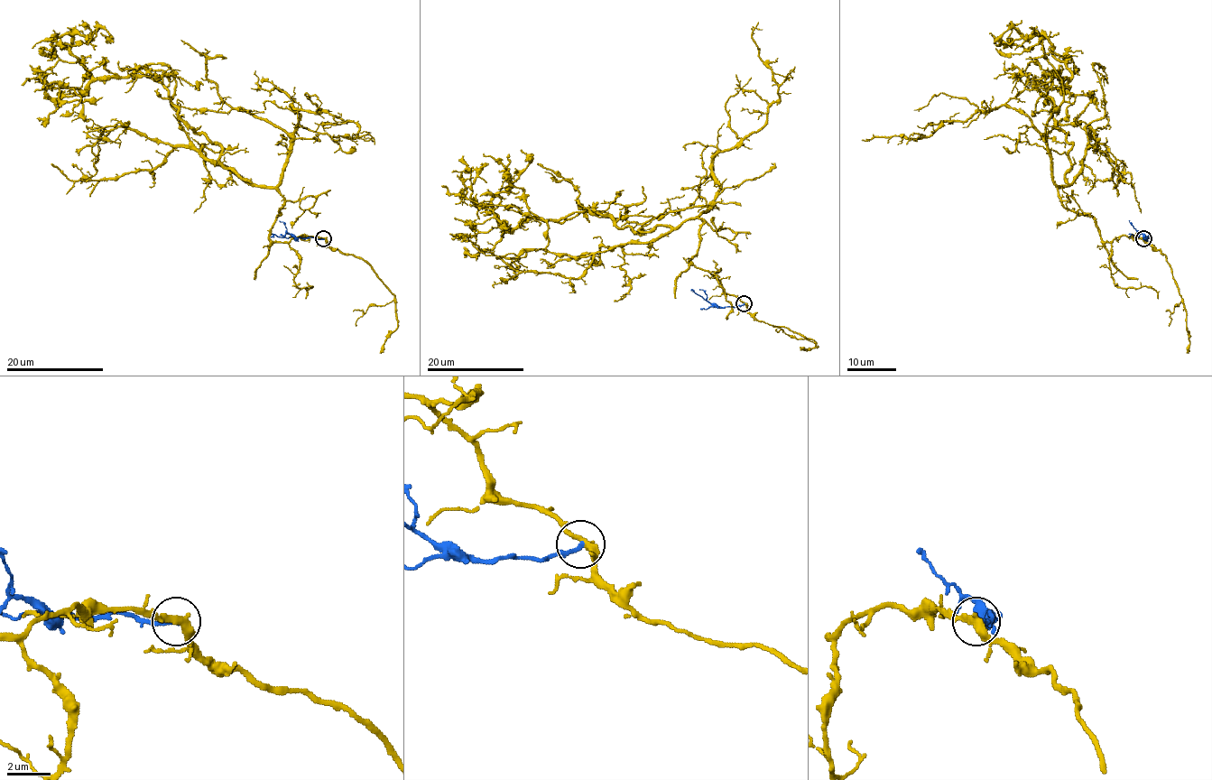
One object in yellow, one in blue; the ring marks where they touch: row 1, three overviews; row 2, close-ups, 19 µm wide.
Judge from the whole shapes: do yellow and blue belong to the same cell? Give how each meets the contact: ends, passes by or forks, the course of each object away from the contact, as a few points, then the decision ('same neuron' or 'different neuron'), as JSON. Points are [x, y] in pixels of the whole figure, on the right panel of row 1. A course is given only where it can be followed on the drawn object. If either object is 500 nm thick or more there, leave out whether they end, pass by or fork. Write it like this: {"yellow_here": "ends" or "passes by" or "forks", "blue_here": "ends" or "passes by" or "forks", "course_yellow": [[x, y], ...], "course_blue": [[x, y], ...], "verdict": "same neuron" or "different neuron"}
{"yellow_here": "passes by", "blue_here": "ends", "course_yellow": [[1142, 239], [1107, 241], [1064, 206], [1072, 145], [1047, 90], [1071, 72], [1044, 34], [1012, 48]], "course_blue": [[1142, 239], [1146, 236], [1142, 234], [1130, 236]], "verdict": "different neuron"}

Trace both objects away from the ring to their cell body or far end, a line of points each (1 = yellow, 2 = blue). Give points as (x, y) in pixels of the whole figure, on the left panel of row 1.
1: (324, 239), (269, 237), (282, 197), (223, 165), (222, 149), (159, 82), (94, 78), (69, 34), (32, 48)
2: (324, 239), (294, 237), (290, 234), (271, 236)

